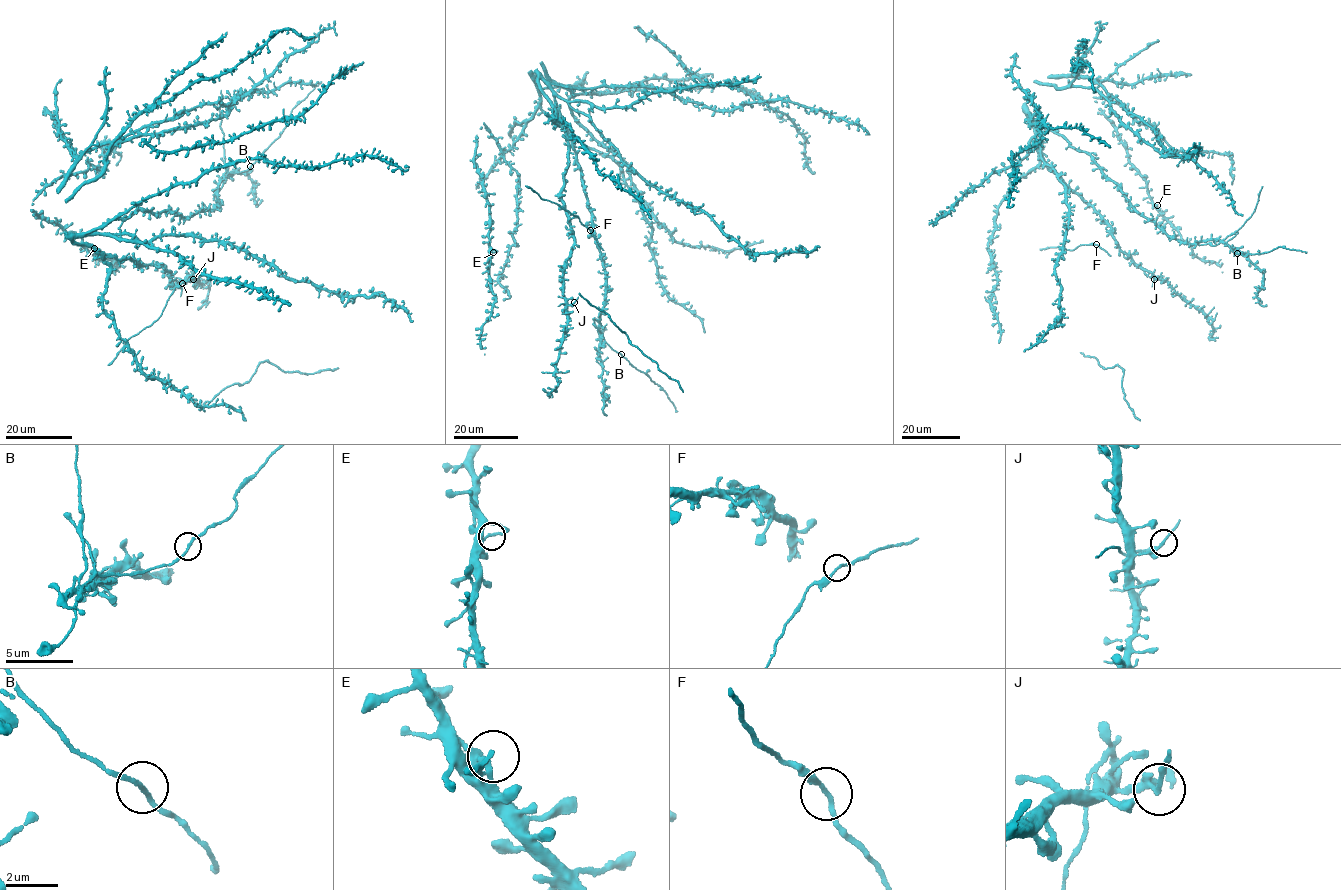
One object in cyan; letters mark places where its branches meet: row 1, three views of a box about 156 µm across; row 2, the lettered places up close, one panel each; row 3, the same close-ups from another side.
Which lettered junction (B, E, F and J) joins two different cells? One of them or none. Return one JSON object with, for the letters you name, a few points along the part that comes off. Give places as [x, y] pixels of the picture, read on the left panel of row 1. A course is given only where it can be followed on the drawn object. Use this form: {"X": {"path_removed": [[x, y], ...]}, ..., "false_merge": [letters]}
{"false_merge": []}

